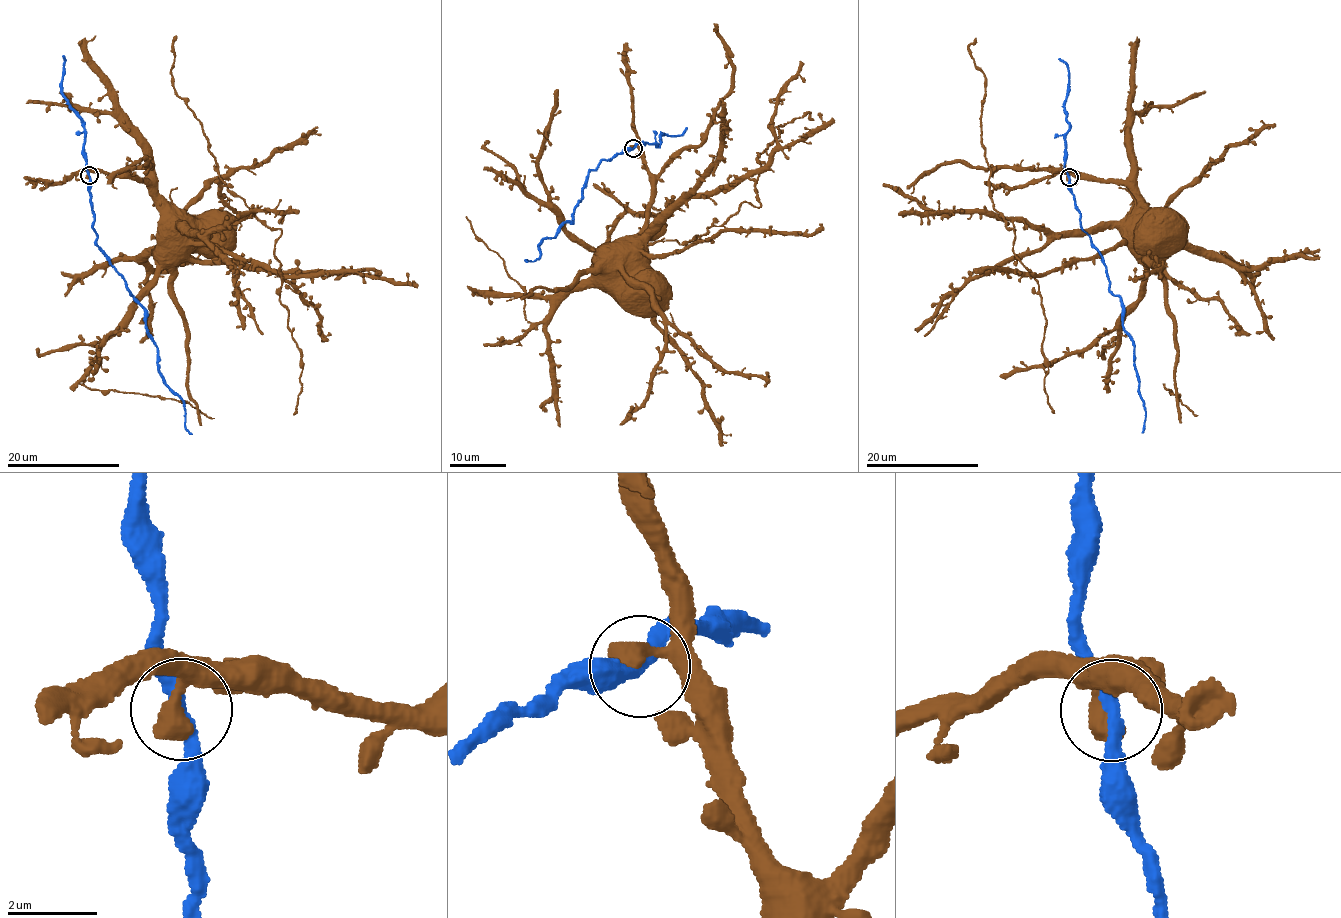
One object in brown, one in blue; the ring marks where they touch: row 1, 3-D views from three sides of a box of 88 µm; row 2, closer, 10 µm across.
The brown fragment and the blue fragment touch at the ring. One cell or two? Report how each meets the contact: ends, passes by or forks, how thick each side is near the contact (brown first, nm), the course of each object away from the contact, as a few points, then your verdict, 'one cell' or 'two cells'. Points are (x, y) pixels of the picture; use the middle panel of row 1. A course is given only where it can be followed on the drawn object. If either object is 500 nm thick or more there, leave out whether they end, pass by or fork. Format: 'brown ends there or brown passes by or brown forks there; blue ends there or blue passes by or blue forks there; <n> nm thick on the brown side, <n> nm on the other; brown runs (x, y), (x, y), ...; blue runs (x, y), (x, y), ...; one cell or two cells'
550 nm thick on the brown side, 280 nm on the other; brown runs (633, 147), (637, 148), (649, 172), (651, 188), (648, 227), (637, 239); blue runs (633, 148), (590, 170), (573, 221), (562, 222), (555, 237), (540, 239), (538, 259), (527, 262); one cell

